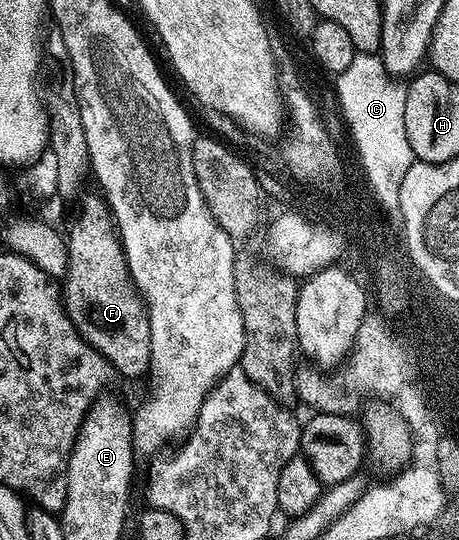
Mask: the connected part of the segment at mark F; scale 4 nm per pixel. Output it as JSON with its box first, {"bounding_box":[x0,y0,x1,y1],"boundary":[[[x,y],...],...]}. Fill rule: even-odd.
{"bounding_box":[61,195,151,376],"boundary":[[[100,195],[84,202],[79,224],[72,226],[66,241],[68,272],[61,284],[63,309],[85,343],[96,348],[114,371],[116,368],[123,376],[144,375],[151,365],[146,309],[131,283],[123,245],[108,220]]]}

